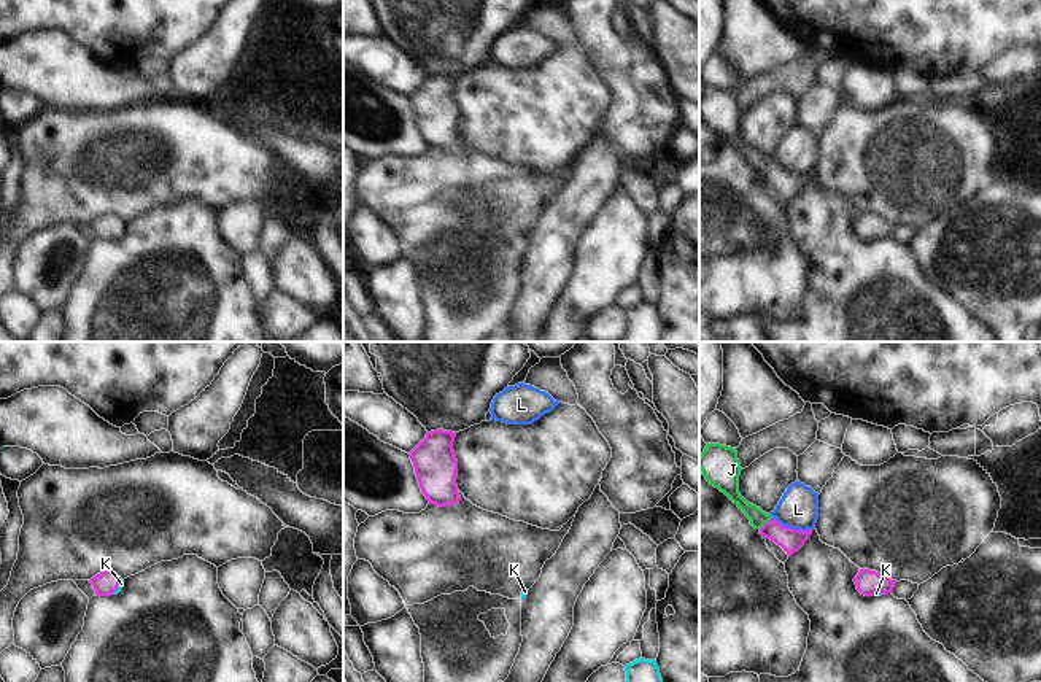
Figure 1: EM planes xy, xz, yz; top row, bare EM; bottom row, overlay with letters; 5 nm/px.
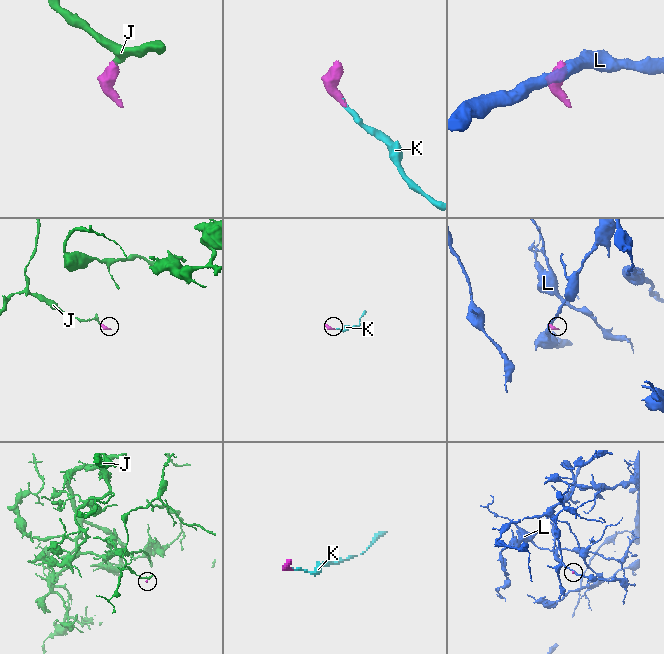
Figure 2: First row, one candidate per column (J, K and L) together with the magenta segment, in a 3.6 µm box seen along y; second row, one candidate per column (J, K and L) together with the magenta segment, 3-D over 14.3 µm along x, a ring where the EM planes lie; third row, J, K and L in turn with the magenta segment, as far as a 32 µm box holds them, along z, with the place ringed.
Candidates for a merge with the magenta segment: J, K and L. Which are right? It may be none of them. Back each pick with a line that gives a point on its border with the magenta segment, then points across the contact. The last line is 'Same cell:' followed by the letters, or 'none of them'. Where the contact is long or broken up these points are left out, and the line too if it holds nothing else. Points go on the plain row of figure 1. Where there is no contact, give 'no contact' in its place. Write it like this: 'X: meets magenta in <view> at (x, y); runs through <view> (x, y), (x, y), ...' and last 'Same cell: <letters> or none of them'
J: meets magenta in yz at (765, 167); runs through yz (789, 183), (765, 167), (757, 161)
K: meets magenta in xy at (118, 229); runs through xy (105, 228), (118, 229), (121, 228)
Same cell: J, K

